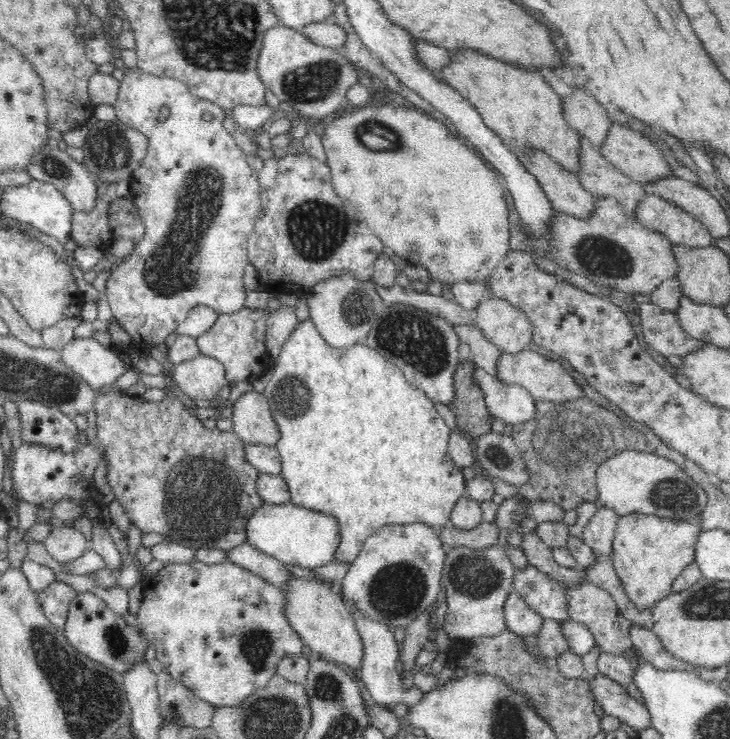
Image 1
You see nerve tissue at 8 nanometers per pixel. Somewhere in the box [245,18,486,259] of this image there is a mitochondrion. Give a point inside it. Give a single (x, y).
(311, 84)

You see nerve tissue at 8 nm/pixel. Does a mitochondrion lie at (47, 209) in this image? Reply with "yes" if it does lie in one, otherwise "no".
no

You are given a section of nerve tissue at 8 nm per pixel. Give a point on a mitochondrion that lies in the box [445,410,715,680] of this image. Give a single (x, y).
(672, 495)

